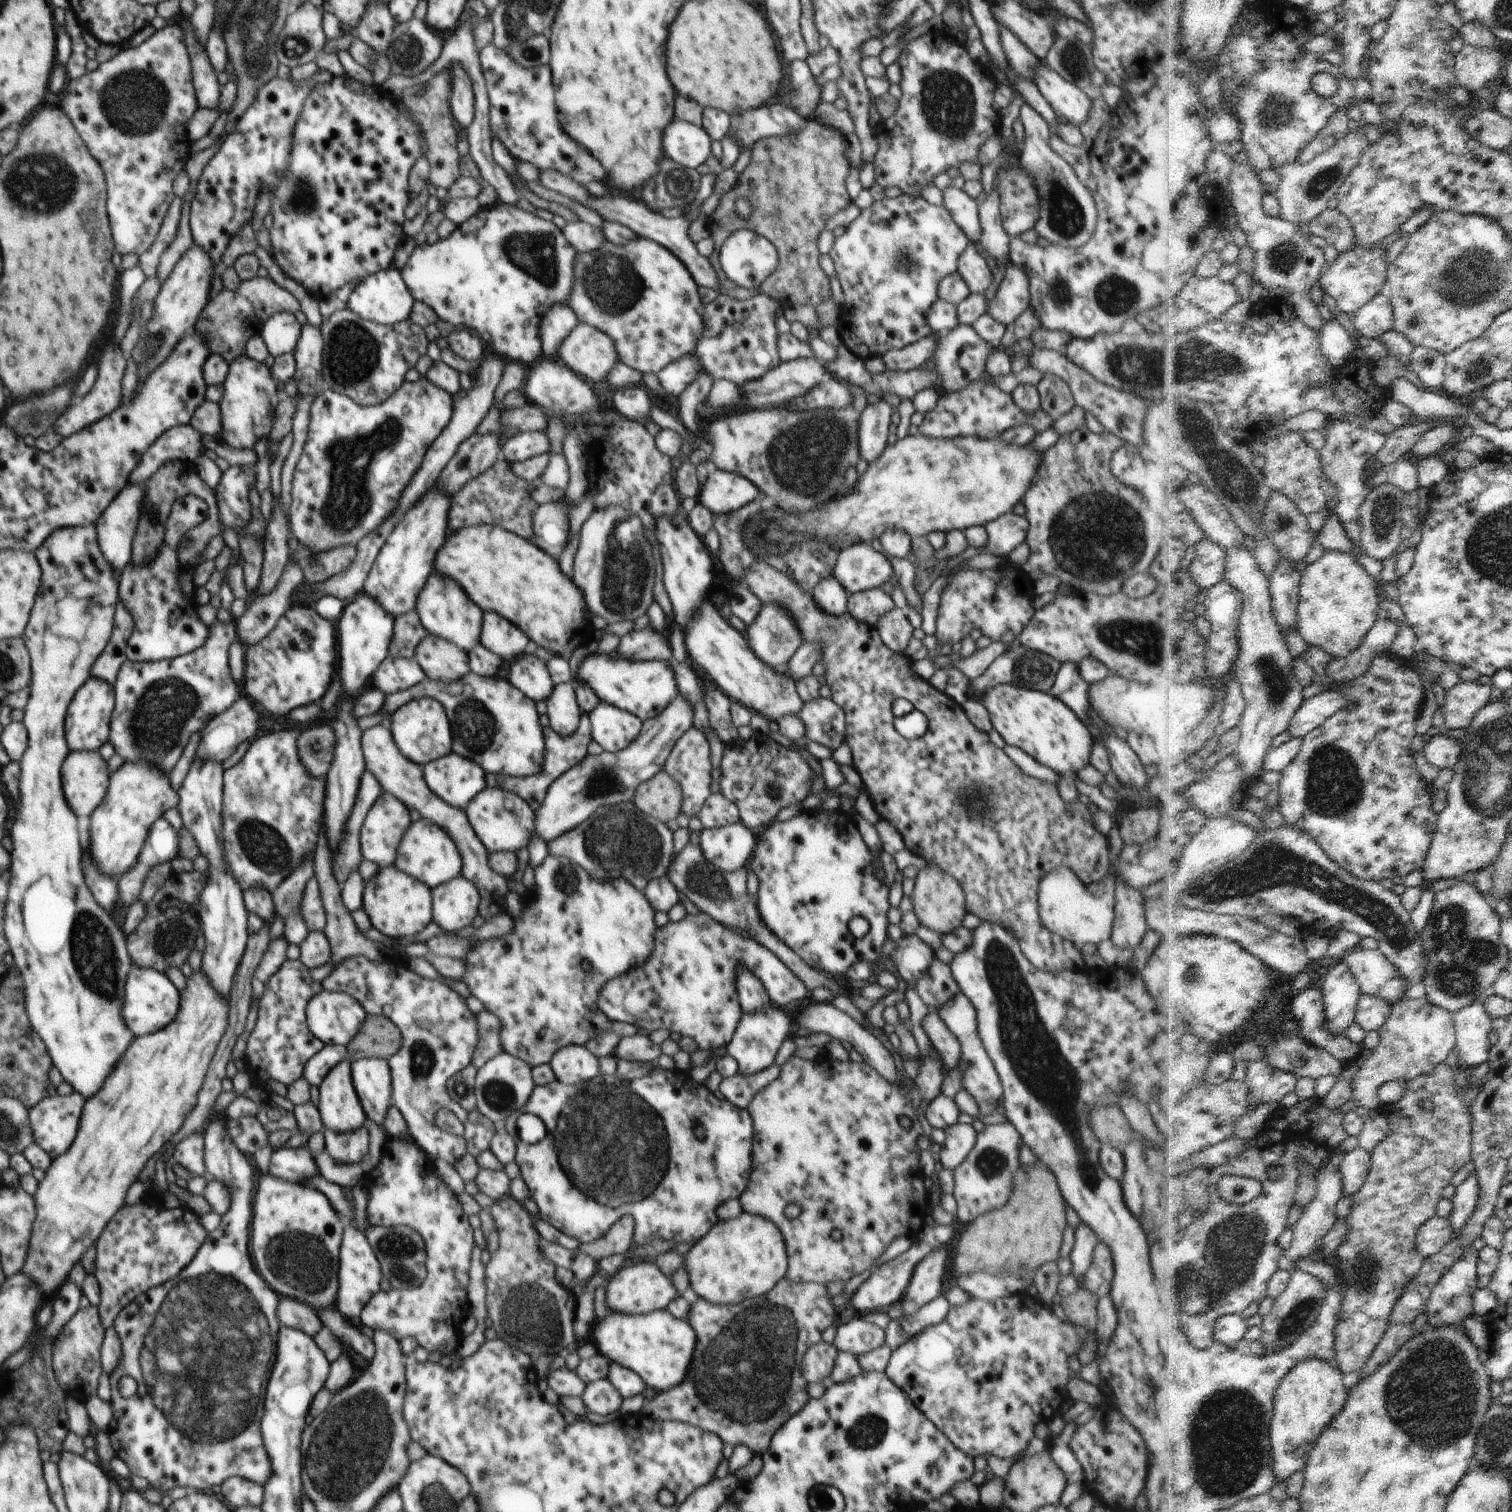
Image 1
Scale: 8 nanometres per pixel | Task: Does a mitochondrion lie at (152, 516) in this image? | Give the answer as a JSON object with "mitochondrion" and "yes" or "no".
{"mitochondrion":"yes"}

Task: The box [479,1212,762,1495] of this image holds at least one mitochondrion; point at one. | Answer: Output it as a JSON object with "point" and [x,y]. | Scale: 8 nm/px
{"point":[531,1313]}

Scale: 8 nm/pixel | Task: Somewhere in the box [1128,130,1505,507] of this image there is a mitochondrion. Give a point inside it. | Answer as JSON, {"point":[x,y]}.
{"point":[1467,280]}

